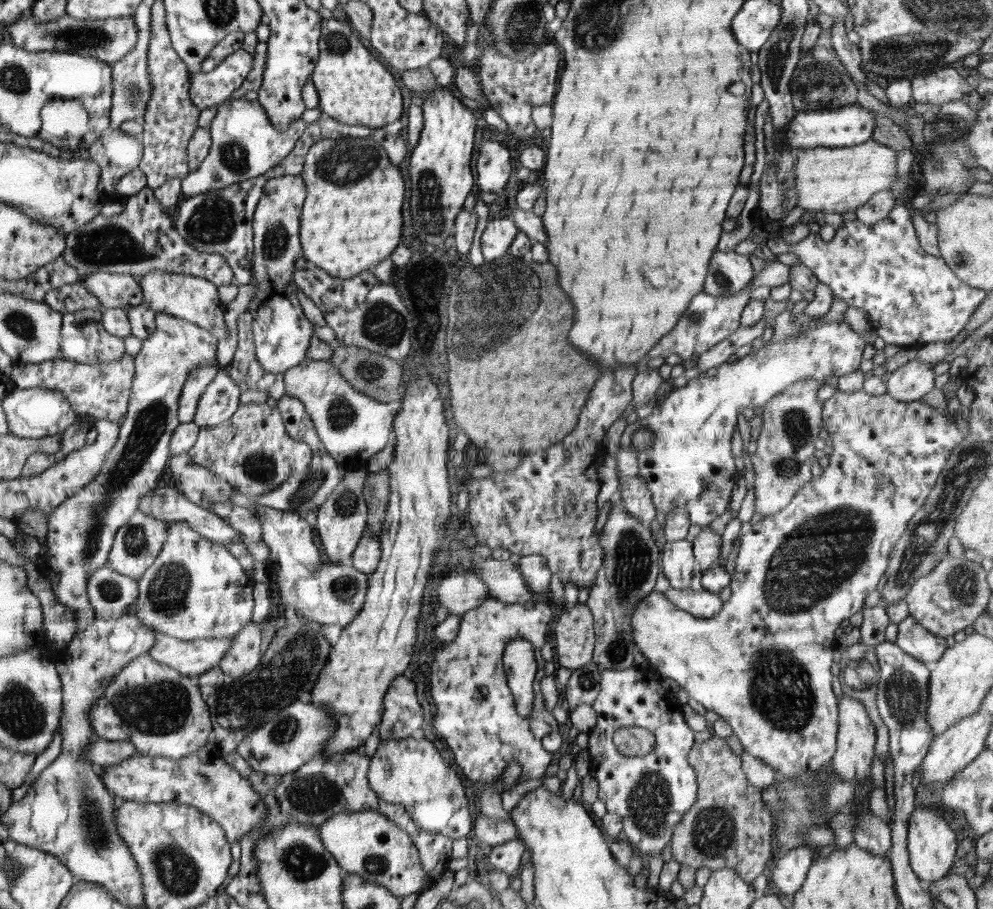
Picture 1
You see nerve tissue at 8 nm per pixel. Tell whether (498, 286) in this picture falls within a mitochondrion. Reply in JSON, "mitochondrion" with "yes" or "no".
{"mitochondrion":"yes"}

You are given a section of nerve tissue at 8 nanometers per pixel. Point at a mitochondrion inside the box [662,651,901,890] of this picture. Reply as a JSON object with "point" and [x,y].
{"point":[714,832]}

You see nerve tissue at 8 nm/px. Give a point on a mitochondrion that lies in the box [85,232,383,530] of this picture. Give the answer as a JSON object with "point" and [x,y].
{"point":[309,484]}

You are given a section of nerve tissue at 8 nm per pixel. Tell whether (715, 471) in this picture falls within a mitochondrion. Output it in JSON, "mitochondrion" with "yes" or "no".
{"mitochondrion":"no"}

